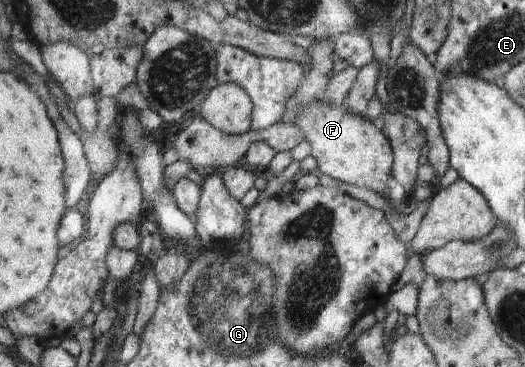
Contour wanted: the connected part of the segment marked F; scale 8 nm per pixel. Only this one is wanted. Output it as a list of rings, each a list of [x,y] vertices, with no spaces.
[[[321,98],[314,105],[303,107],[303,112],[295,124],[298,130],[302,130],[304,140],[310,142],[310,155],[317,161],[318,172],[346,184],[384,194],[384,188],[390,190],[388,180],[390,170],[394,167],[393,149],[382,130],[358,118],[358,115],[345,106],[326,105]]]

